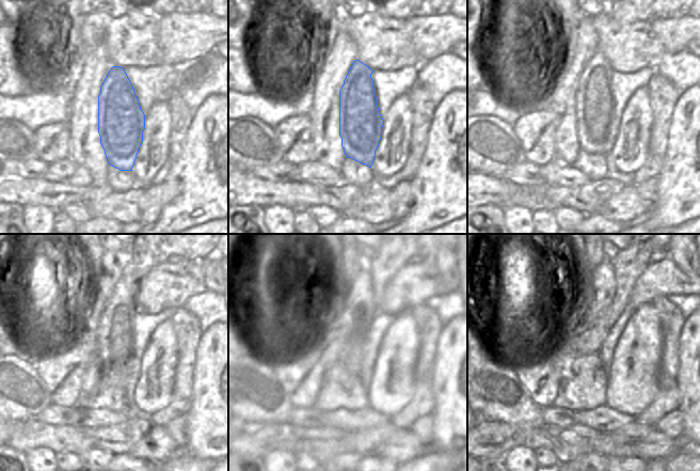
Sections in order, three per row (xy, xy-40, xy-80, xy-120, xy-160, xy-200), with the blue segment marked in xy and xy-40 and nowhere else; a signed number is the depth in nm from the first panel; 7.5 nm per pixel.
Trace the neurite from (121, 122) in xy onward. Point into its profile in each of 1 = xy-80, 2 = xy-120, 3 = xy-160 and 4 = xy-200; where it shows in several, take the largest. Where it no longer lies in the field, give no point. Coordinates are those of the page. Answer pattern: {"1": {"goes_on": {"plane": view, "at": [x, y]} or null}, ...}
{"1": {"goes_on": {"plane": "xy-80", "at": [597, 126]}}, "2": {"goes_on": {"plane": "xy-120", "at": [117, 366]}}, "3": {"goes_on": {"plane": "xy-160", "at": [359, 311]}}, "4": {"goes_on": {"plane": "xy-200", "at": [603, 276]}}}

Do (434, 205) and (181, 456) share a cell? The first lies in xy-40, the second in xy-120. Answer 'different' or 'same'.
different

